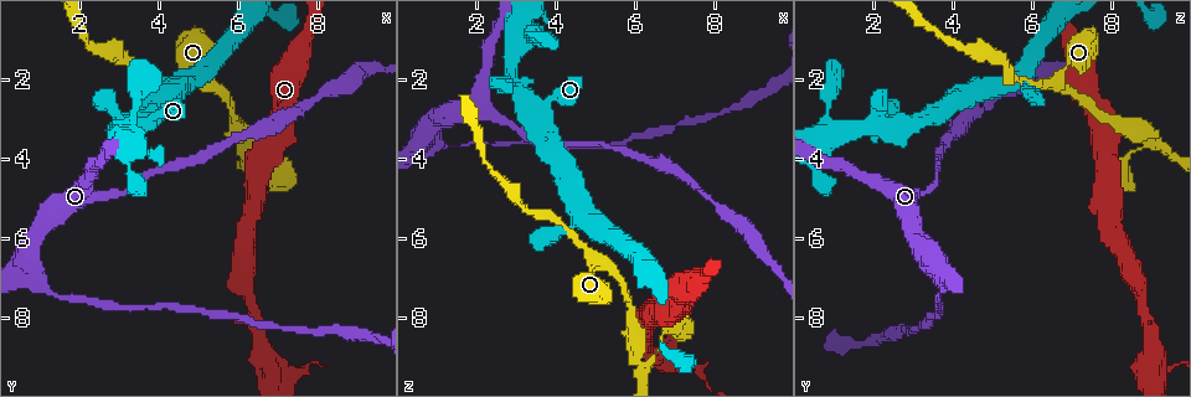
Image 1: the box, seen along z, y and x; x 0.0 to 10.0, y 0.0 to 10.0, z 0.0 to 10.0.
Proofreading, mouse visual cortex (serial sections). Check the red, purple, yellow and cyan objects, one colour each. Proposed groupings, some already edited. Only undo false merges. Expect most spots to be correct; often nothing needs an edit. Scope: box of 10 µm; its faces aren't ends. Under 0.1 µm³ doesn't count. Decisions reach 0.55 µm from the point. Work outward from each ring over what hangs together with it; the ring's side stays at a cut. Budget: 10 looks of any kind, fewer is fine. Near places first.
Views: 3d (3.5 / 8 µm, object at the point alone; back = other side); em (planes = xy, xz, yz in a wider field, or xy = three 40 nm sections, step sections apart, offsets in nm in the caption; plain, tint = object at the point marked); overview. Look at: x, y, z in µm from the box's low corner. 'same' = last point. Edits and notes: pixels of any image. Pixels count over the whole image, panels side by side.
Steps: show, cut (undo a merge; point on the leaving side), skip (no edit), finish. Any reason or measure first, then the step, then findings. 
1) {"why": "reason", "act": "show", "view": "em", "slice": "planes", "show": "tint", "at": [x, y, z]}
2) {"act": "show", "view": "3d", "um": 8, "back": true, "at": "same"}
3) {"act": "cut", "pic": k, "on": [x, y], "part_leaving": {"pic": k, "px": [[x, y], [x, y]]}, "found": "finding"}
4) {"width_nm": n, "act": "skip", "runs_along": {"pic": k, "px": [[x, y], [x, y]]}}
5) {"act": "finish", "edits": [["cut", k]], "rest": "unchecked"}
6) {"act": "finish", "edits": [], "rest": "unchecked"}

{"why": "sharp bend", "act": "show", "view": "3d", "um": 8, "at": [4.95, 2.10, 6.60]}

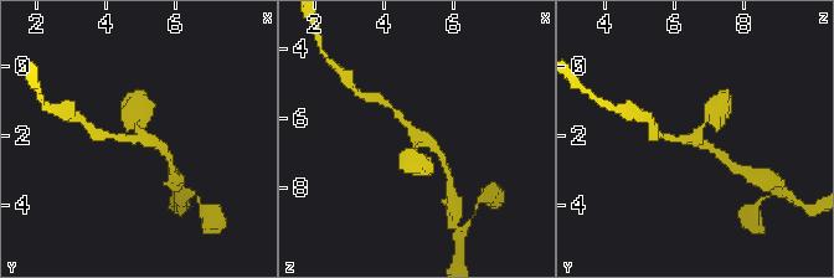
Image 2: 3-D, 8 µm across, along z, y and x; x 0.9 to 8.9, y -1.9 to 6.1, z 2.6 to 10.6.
{"act": "show", "view": "em", "slice": "xy", "step": 5, "show": "tint", "at": "same"}

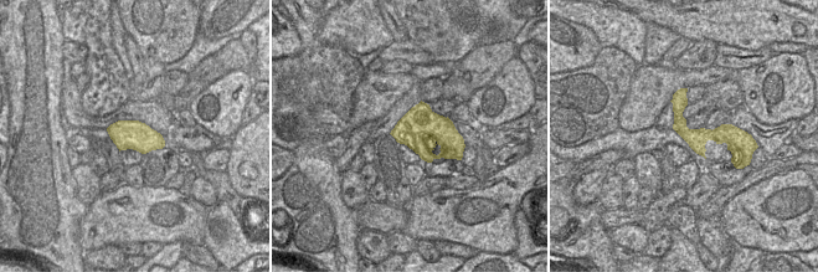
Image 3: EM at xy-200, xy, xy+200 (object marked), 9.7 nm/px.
{"arm_widths_nm": [200, 250, 400], "act": "skip", "found": "all the same cell"}

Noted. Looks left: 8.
{"why": "three-way junction", "act": "show", "view": "3d", "um": 8, "at": [3.30, 3.10, 2.60]}

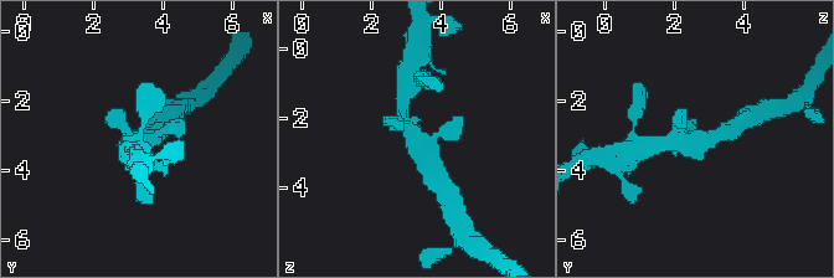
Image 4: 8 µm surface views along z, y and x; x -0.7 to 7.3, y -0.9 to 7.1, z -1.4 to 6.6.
{"why": "need the tissue", "act": "show", "view": "em", "slice": "xy", "step": 5, "show": "tint", "at": "same"}

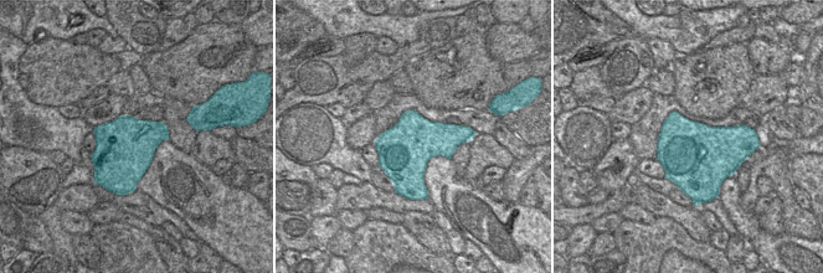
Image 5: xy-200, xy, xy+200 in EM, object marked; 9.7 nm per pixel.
{"act": "skip", "runs_along": {"pic": 4, "px": [[438, 134], [412, 134], [405, 97]]}, "found": "one cell here"}

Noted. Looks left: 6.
{"why": "a narrow waist", "act": "show", "view": "3d", "um": 8, "at": [6.20, 3.60, 9.25]}

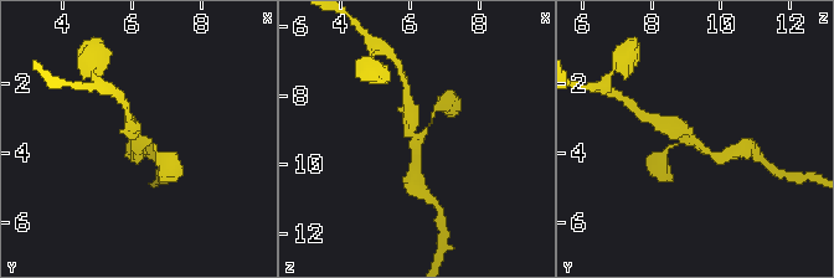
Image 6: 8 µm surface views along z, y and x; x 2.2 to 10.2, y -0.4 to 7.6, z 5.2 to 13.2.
{"arms": 3, "arm_widths_nm": [100, 250, 400], "act": "show", "view": "em", "slice": "planes", "show": "tint", "at": "same"}

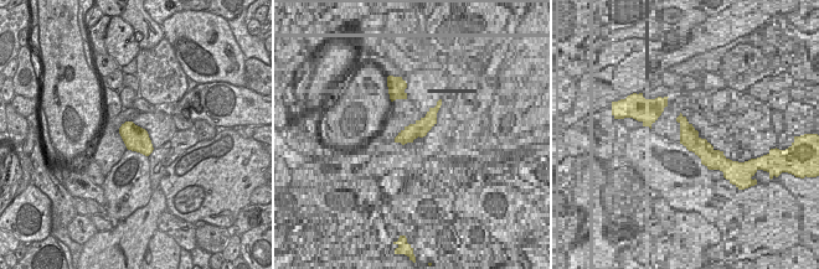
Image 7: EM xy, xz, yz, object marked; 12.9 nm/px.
{"act": "skip", "runs_along": {"pic": 6, "px": [[130, 125], [155, 152]]}, "found": "continuous, no second cell"}

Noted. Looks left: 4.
{"why": "calibre changes", "act": "show", "view": "3d", "um": 8, "at": [7.55, 9.35, 9.30]}

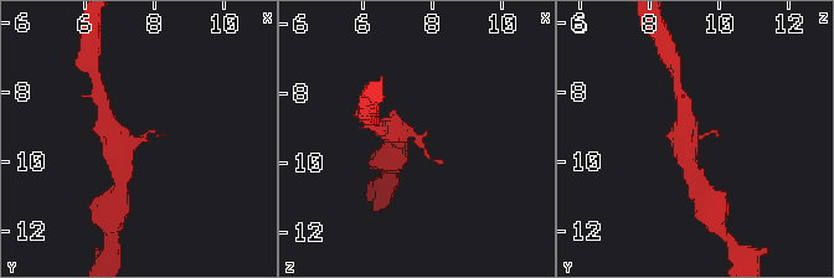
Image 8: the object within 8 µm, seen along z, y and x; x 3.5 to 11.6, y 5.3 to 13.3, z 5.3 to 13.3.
{"act": "show", "view": "3d", "um": 3.5, "at": "same"}

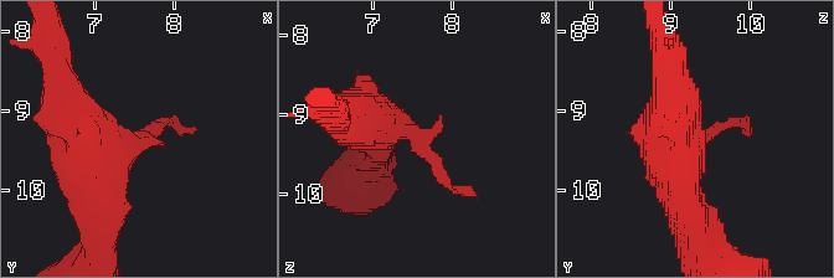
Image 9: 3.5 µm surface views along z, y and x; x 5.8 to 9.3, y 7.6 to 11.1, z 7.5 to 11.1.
{"arm_widths_nm": [150, 700], "act": "skip", "runs_along": {"pic": 9, "px": [[353, 113], [413, 132], [459, 192]]}, "found": "all the same cell"}

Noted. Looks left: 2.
{"act": "finish", "edits": [], "rest": "unchecked"}

